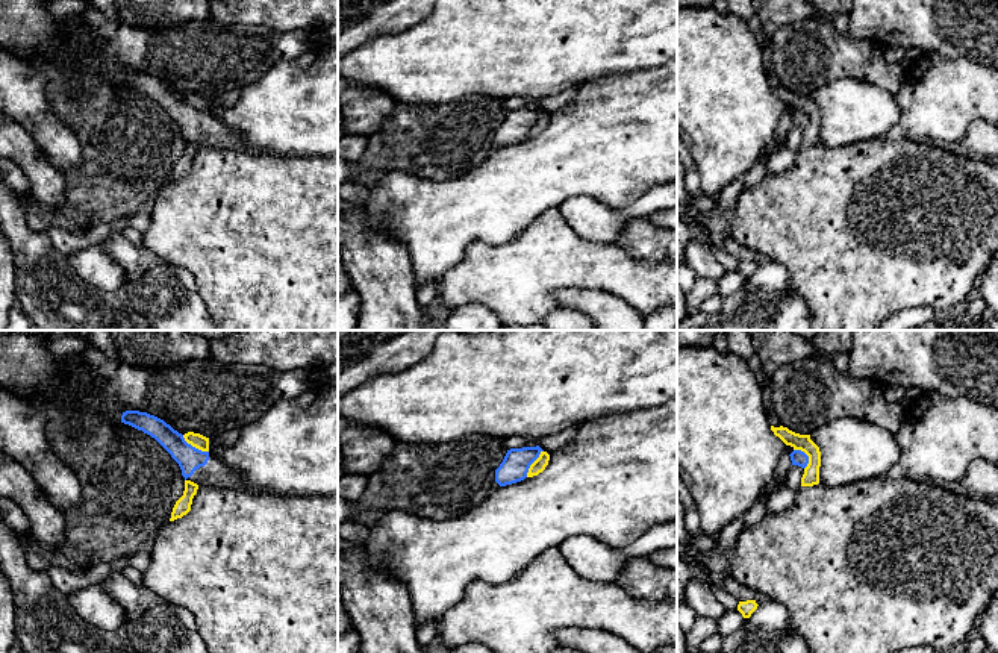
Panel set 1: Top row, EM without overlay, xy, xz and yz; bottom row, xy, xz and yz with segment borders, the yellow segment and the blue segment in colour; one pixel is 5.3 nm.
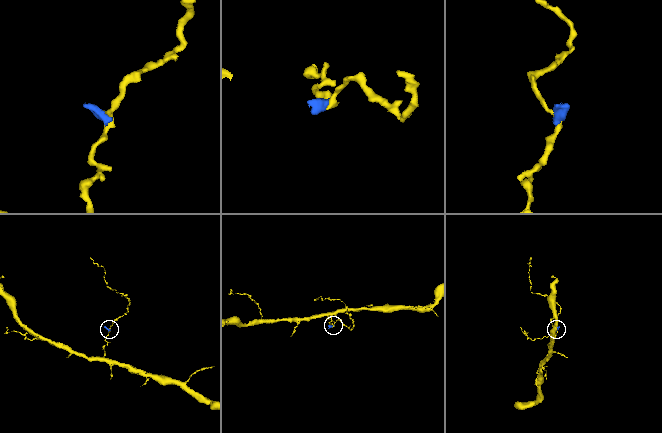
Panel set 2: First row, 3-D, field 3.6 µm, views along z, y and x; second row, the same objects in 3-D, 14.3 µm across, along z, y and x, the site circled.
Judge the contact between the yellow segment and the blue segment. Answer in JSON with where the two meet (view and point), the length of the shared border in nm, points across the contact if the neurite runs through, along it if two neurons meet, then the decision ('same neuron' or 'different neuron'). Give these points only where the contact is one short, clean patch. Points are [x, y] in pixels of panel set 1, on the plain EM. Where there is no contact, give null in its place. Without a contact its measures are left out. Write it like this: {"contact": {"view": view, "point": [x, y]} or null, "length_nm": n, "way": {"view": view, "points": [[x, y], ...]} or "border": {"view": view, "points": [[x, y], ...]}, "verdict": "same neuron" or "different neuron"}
{"contact": {"view": "xy", "point": [194, 106]}, "length_nm": 170, "border": {"view": "xy", "points": [[182, 96], [193, 106], [208, 112]]}, "verdict": "different neuron"}

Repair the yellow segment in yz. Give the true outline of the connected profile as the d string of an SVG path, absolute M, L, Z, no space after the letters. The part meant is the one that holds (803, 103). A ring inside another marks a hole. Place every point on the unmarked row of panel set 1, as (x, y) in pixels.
M774 88L771 91L778 97L786 106L791 106L794 111L801 111L809 117L809 124L804 129L801 138L801 147L813 147L819 144L819 127L821 127L821 112L819 108L810 100L810 95L800 95L787 88Z

